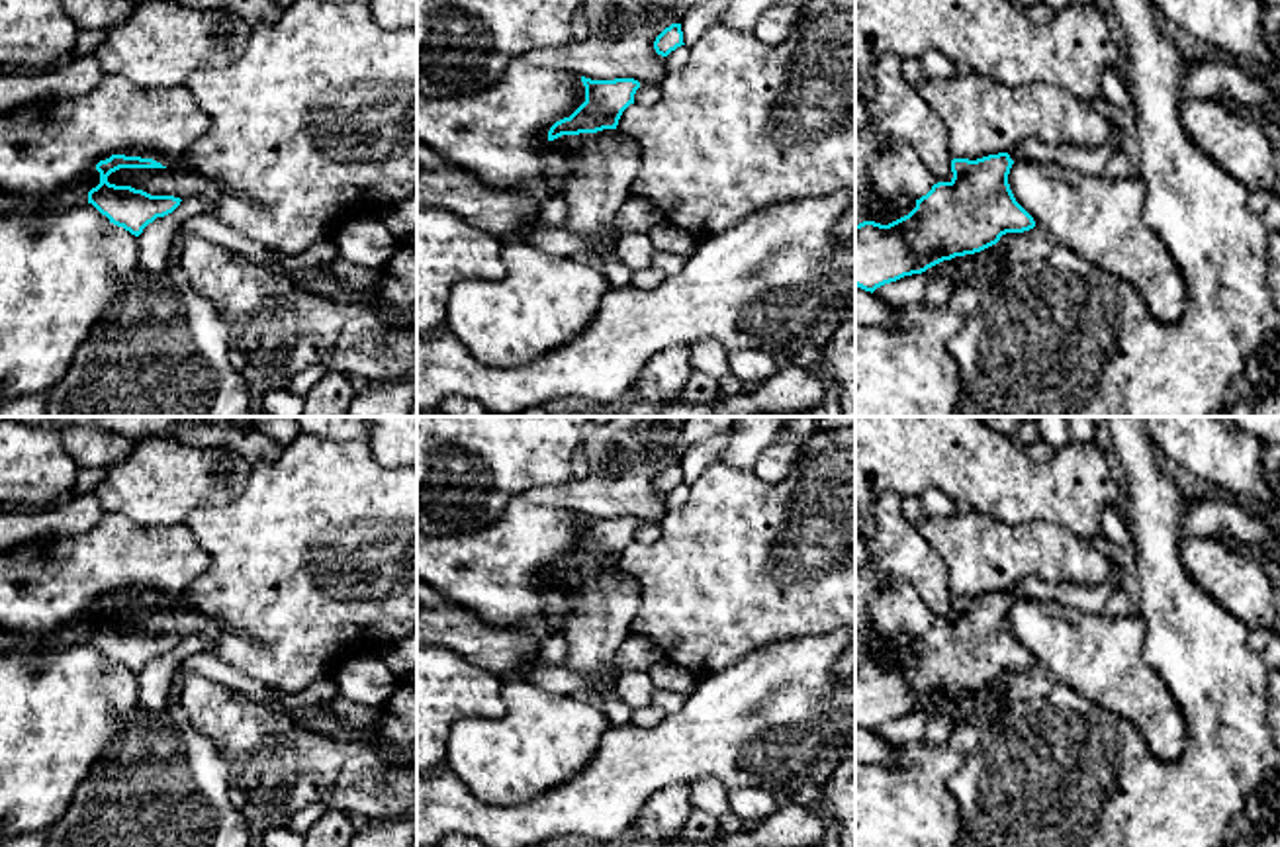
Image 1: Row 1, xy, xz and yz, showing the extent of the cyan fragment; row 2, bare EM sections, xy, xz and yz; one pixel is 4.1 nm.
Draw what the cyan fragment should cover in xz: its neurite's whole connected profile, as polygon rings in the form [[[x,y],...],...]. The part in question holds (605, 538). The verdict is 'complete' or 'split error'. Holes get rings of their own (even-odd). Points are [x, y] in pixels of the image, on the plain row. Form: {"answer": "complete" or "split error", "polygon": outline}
{"answer": "split error", "polygon": [[[581,514],[585,540],[548,569],[566,593],[570,620],[568,667],[601,677],[607,661],[630,636],[640,608],[636,583],[617,569],[622,550],[634,542],[640,520],[634,516],[591,518]]]}

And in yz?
{"answer": "split error", "polygon": [[[1114,567],[1104,583],[1092,587],[1028,577],[1010,591],[953,597],[953,616],[934,622],[908,653],[889,663],[855,663],[855,724],[873,732],[943,698],[981,691],[1006,671],[1033,667],[1033,655],[1016,640],[1008,622],[1016,599],[1057,601],[1100,614],[1118,589],[1123,589],[1123,575]]]}

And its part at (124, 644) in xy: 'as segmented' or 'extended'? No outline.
extended

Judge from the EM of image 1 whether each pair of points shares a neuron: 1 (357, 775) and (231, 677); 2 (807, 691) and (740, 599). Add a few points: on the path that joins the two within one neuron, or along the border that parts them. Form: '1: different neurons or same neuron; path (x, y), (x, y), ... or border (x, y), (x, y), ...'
1: different neurons; border (226, 685), (284, 711)
2: different neurons; border (819, 634), (774, 642), (732, 664)

